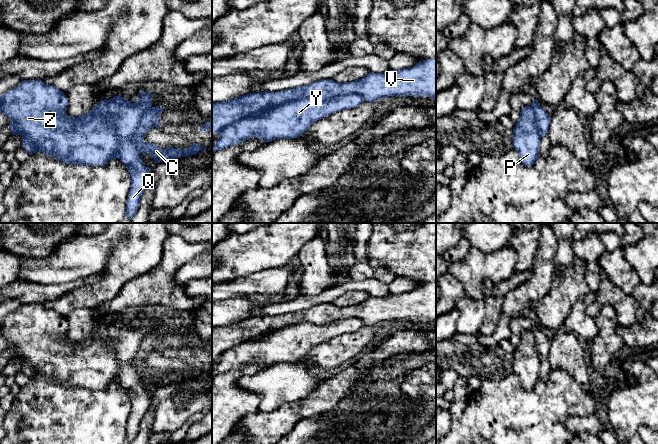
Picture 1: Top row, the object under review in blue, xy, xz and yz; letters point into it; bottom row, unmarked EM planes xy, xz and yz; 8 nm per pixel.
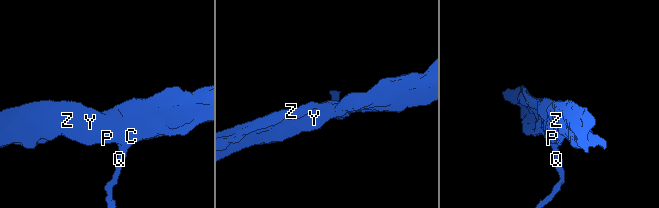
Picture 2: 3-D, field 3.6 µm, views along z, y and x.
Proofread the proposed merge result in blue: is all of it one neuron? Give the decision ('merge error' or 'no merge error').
no merge error

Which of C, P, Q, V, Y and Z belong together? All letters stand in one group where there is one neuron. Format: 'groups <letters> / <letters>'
groups C P Q V Y Z

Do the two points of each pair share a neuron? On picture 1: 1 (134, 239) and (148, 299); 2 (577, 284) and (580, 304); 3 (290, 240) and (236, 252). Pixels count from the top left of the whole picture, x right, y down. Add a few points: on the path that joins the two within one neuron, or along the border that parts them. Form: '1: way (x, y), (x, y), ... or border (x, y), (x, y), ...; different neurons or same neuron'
1: border (161, 260), (153, 268), (128, 280), (122, 286); different neurons
2: border (590, 290), (576, 300), (566, 318); different neurons
3: way (277, 244), (272, 247), (249, 252); same neuron

